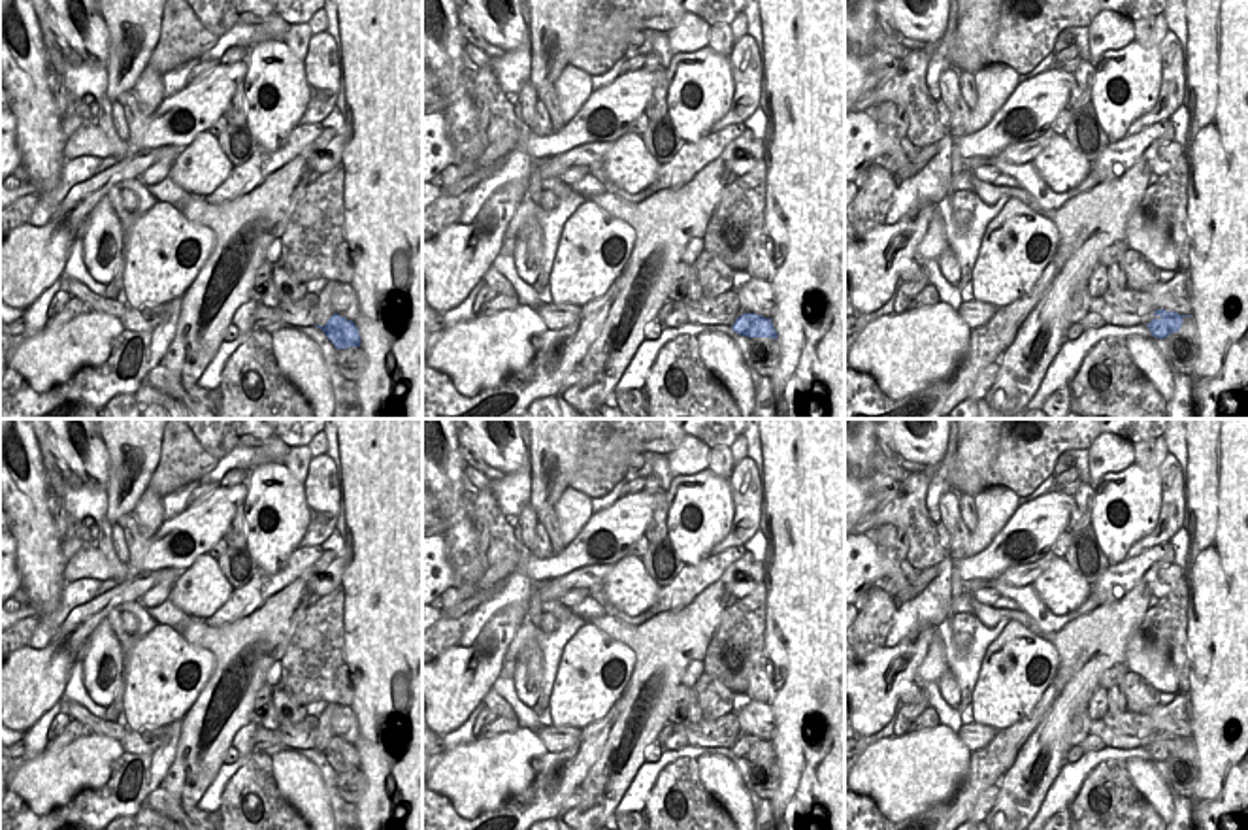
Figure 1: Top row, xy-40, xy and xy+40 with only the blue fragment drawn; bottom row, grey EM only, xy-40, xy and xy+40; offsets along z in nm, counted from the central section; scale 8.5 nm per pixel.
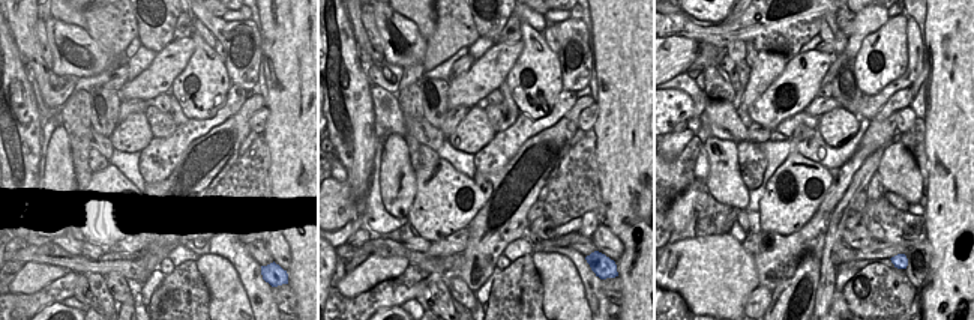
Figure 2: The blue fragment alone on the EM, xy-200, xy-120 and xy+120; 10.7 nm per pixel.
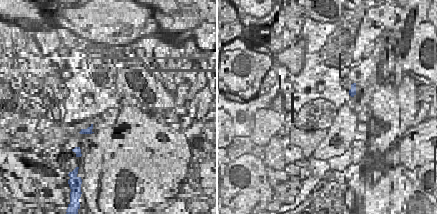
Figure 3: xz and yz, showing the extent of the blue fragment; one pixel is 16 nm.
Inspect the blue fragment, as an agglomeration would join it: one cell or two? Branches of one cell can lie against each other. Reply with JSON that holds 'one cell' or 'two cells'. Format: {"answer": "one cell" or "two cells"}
{"answer": "two cells"}

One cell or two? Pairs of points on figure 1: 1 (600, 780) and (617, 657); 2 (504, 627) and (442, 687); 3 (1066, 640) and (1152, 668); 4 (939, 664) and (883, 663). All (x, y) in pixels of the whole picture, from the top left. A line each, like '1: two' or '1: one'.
1: two
2: one
3: two
4: two

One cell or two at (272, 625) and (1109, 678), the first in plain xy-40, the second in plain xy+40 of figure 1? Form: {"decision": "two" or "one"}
{"decision": "two"}

